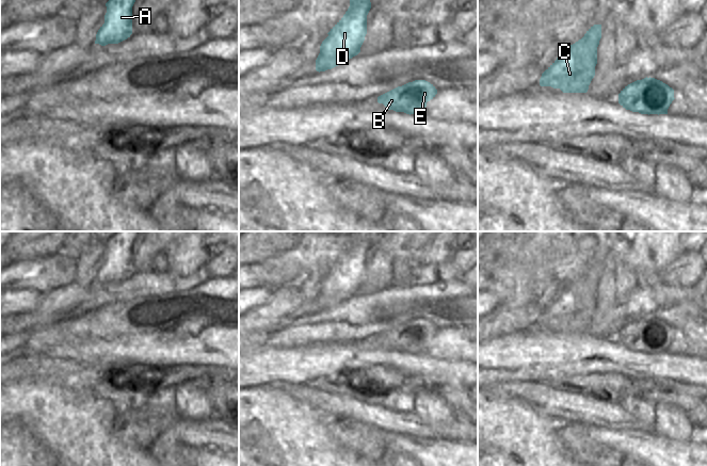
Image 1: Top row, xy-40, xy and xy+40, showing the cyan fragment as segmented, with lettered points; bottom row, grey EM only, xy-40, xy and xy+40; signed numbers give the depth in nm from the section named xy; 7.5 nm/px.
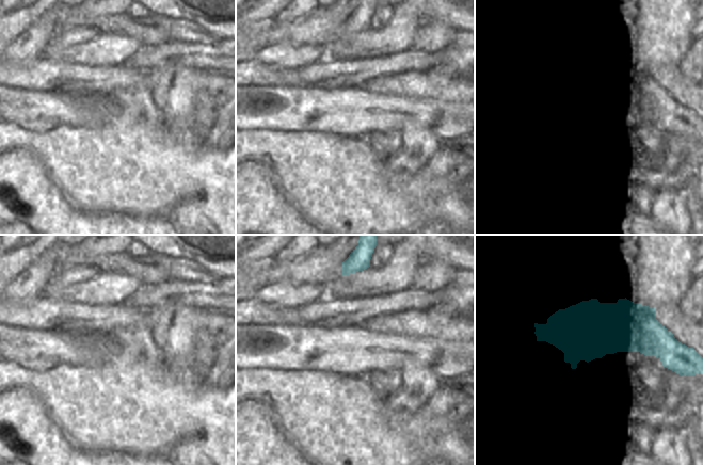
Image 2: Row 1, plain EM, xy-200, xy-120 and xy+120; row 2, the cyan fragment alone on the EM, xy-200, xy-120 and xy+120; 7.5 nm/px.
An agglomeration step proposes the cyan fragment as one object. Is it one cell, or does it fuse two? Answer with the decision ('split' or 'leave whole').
leave whole

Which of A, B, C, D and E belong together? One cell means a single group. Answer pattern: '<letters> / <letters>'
A B C D E

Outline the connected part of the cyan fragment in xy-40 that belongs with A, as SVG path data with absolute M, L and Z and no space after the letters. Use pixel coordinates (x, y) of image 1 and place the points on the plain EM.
M115 231L106 242L105 262L96 273L95 283L118 283L132 273L132 245L140 231Z

